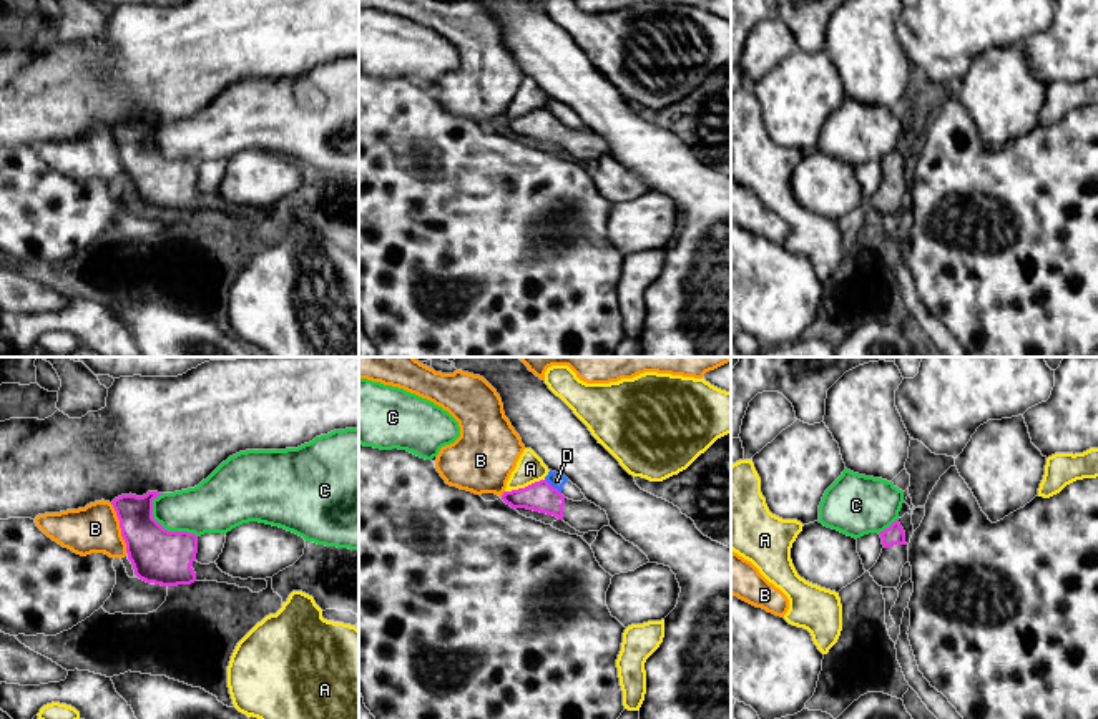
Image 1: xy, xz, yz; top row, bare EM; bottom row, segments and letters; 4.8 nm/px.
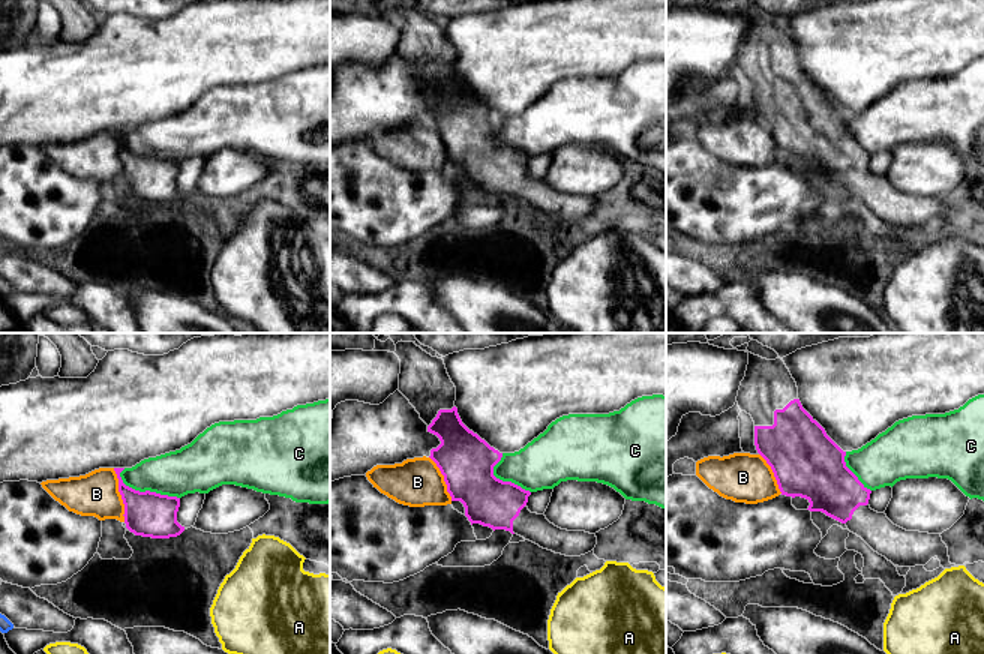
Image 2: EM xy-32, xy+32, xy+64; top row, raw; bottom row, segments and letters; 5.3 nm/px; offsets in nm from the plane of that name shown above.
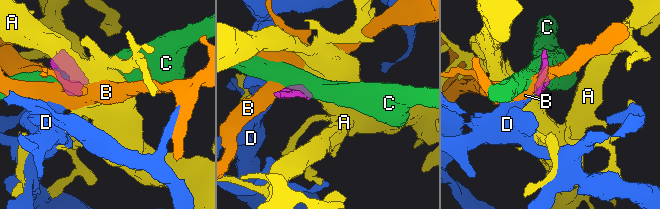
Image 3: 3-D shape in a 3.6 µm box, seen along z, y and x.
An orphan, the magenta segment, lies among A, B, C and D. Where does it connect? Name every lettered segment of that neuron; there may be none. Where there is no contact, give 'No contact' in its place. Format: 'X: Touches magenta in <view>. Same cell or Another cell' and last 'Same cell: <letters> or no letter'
A: Touches magenta in xz. Another cell
B: Touches magenta in xy. Another cell
C: Touches magenta in xy. Another cell
D: Touches magenta in xz. Another cell
Same cell: no letter

